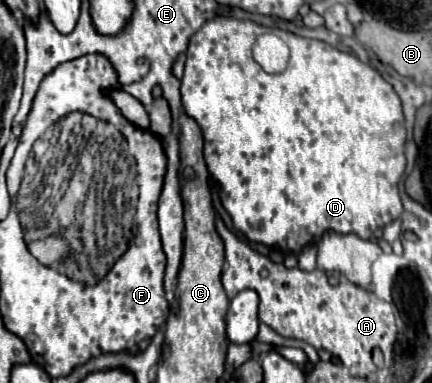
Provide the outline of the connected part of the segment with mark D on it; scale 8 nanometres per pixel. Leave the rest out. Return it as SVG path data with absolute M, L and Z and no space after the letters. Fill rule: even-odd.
M214 17L202 25L202 29L190 39L188 51L186 51L186 69L181 79L180 94L185 113L188 113L196 123L200 125L204 133L204 159L208 165L210 175L216 179L220 185L220 201L224 209L230 213L232 223L238 231L242 231L248 241L262 243L274 249L280 249L282 253L300 253L306 245L316 243L324 233L334 231L334 233L354 233L362 239L372 237L372 233L380 227L390 225L394 219L402 215L402 201L398 193L398 181L406 169L406 157L404 157L404 141L406 141L406 127L404 127L404 115L402 115L402 105L400 99L394 91L394 87L370 65L362 63L356 55L350 55L346 51L338 51L336 47L316 41L316 39L306 39L298 37L290 31L282 31L278 27L264 27L252 21L240 21L234 17ZM262 33L276 33L290 45L290 63L284 73L266 73L260 69L258 63L252 59L252 45L258 35Z

